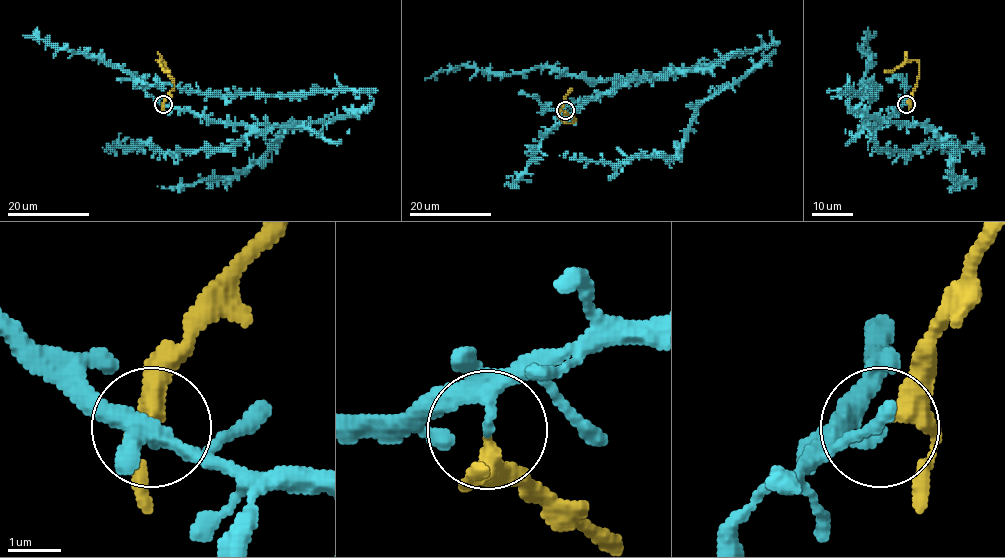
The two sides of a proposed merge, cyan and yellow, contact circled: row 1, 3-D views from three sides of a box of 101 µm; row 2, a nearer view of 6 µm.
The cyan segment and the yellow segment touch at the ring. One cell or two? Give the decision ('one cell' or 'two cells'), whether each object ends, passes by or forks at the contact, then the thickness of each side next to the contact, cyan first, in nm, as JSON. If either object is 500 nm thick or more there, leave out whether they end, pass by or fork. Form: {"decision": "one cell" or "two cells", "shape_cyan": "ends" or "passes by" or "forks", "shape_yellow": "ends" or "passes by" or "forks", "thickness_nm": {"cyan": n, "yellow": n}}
{"decision": "two cells", "shape_cyan": "forks", "shape_yellow": "passes by", "thickness_nm": {"cyan": 160, "yellow": 320}}

